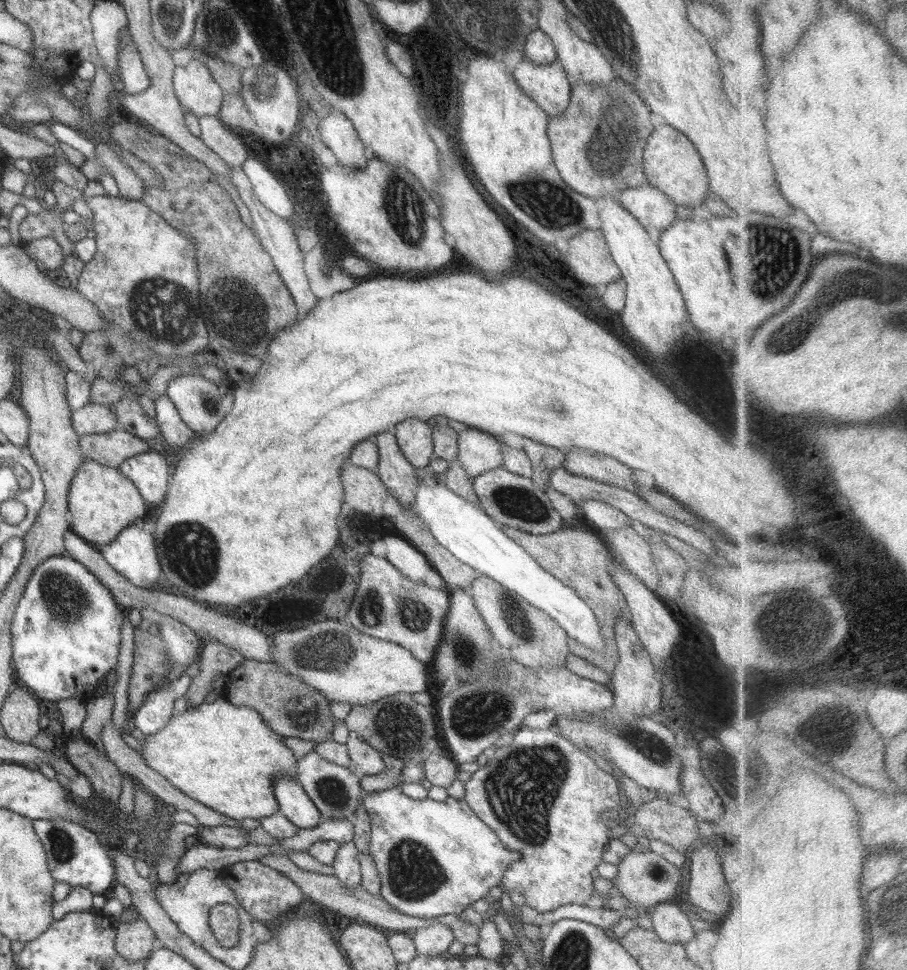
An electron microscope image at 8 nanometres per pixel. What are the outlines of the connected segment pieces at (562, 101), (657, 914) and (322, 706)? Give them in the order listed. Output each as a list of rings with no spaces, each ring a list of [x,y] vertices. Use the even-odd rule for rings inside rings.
[[[524,56],[512,75],[522,91],[534,99],[534,103],[538,103],[549,118],[566,111],[571,99],[571,84],[558,60],[537,65]]]
[[[679,902],[658,903],[649,915],[654,924],[653,931],[664,942],[685,945],[694,938],[696,930]]]
[[[246,658],[226,676],[224,690],[228,702],[237,707],[246,706],[258,711],[264,723],[274,732],[283,737],[303,738],[317,743],[332,740],[335,718],[330,711],[331,702],[315,688],[306,685],[302,679],[298,679],[298,676],[278,667],[274,662],[258,662]]]

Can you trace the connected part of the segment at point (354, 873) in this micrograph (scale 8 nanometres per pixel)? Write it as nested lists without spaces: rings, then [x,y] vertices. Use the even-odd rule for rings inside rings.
[[[348,842],[338,850],[335,862],[331,865],[334,876],[344,887],[356,888],[361,885],[362,876],[358,854],[353,842]]]

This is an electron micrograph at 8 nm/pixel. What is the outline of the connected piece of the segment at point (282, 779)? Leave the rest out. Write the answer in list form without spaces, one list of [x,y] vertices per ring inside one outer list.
[[[278,776],[274,780],[274,796],[279,811],[298,829],[314,829],[322,821],[320,810],[310,800],[294,776]]]

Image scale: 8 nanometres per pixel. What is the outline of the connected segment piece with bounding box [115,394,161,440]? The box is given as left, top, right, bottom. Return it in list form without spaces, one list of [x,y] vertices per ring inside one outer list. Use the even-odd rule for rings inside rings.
[[[130,394],[115,403],[119,428],[144,440],[159,438],[161,431],[155,418],[146,416],[137,400],[138,397],[138,395]]]

